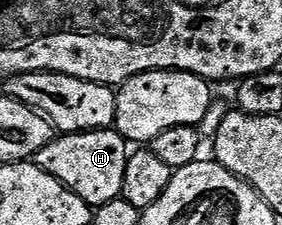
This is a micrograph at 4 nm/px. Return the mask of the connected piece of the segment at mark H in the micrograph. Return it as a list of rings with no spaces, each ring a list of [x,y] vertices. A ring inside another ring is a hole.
[[[114,128],[94,129],[88,133],[65,133],[56,136],[48,145],[41,147],[33,158],[34,164],[40,165],[53,179],[61,182],[73,195],[80,197],[85,204],[98,207],[110,201],[120,200],[125,183],[125,167],[129,156],[129,143],[116,133]]]

